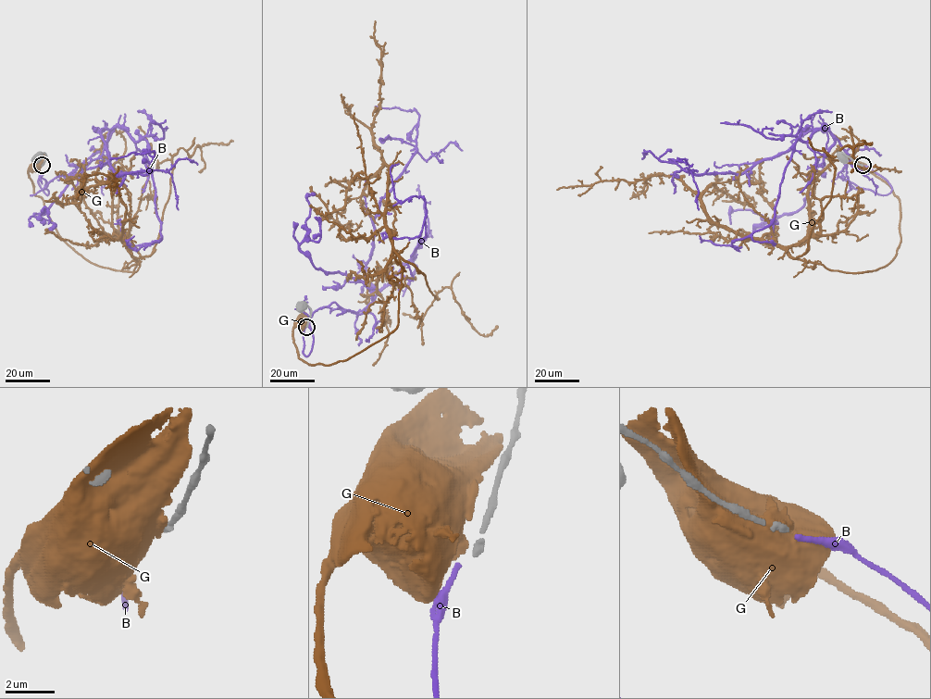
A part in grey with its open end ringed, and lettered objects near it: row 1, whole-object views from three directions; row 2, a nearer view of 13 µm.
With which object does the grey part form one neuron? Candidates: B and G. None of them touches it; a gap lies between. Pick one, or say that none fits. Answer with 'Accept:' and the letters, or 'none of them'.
Accept: none of them

